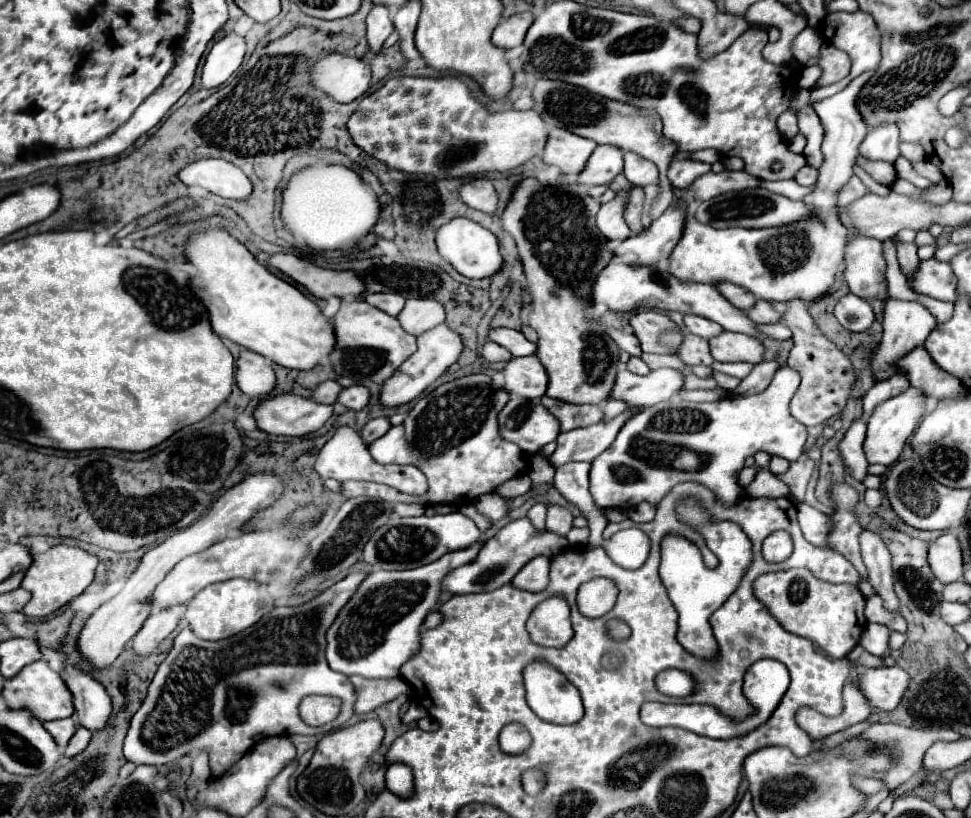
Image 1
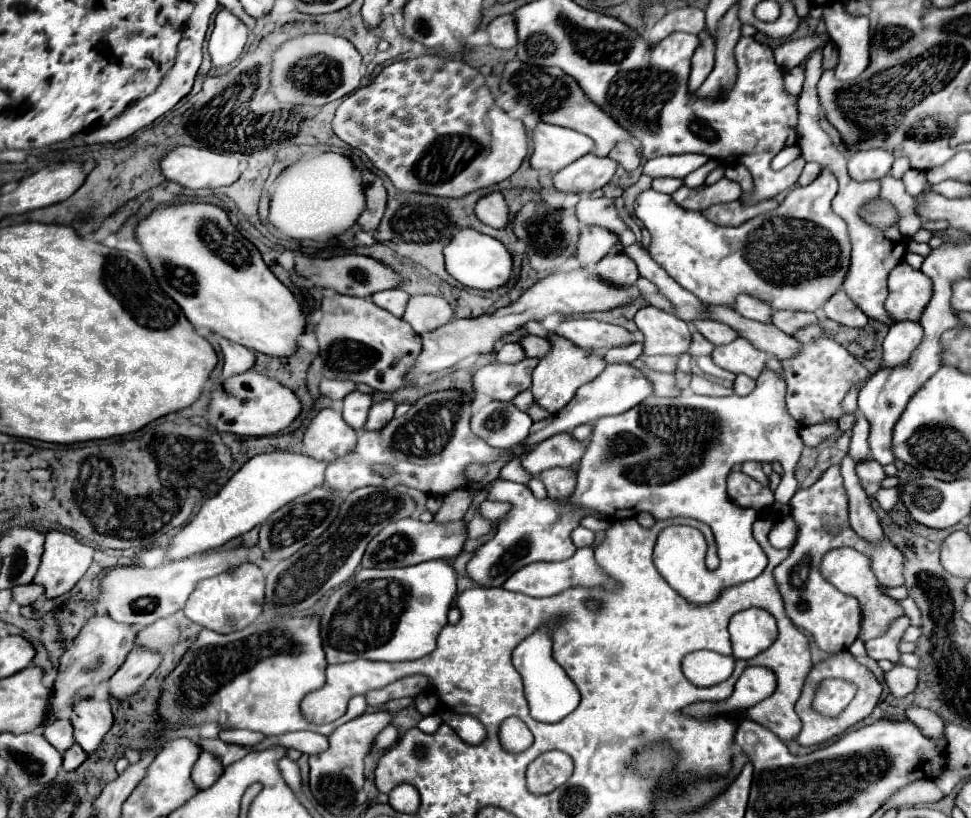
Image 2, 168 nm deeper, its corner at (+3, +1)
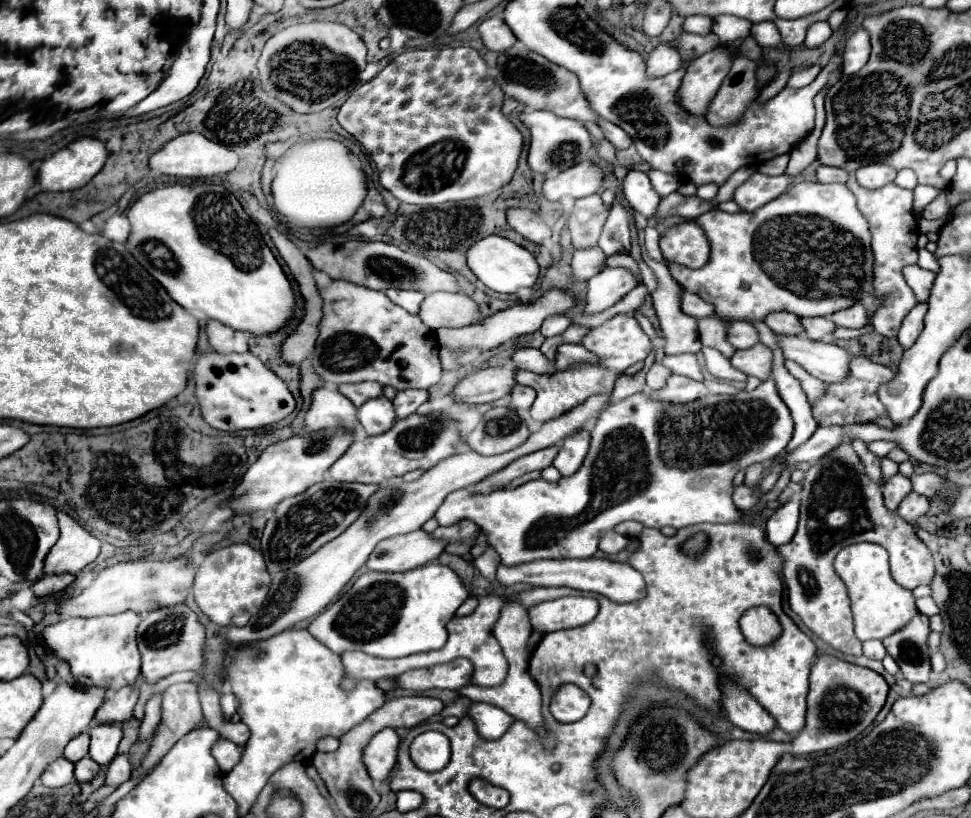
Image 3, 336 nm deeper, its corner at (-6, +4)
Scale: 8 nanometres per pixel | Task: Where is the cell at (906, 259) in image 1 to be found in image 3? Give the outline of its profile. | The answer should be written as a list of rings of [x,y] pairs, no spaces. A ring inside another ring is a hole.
[[[910,265],[910,267],[904,267],[904,279],[906,279],[906,283],[910,285],[910,289],[914,291],[918,303],[928,301],[932,283],[934,283],[934,279],[936,279],[936,273],[926,271],[926,269],[918,267],[918,265]]]

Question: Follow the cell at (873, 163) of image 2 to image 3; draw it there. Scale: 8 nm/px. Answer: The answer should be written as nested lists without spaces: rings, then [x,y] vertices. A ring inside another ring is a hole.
[[[870,163],[856,171],[858,183],[868,189],[878,189],[880,185],[892,183],[894,177],[896,177],[896,169],[892,169],[890,165],[882,165],[882,163]]]

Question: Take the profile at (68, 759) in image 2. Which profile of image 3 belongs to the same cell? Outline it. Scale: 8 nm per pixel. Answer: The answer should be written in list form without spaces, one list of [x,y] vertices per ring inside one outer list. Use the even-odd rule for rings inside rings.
[[[84,757],[74,763],[74,779],[78,783],[86,783],[92,779],[92,775],[98,773],[98,769],[100,769],[100,765],[96,765],[96,761],[92,761],[90,757]]]

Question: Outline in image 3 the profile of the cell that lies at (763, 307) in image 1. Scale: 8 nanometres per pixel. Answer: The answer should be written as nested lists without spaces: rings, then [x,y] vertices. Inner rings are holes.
[[[804,317],[800,319],[802,327],[804,327],[804,333],[806,337],[818,341],[818,339],[824,339],[828,333],[834,331],[834,321],[830,317]]]

